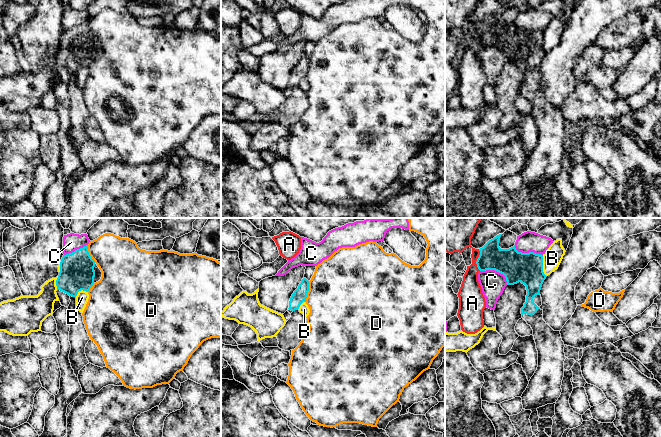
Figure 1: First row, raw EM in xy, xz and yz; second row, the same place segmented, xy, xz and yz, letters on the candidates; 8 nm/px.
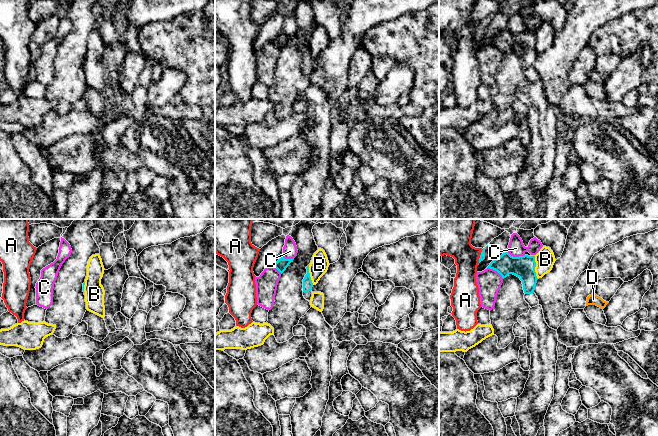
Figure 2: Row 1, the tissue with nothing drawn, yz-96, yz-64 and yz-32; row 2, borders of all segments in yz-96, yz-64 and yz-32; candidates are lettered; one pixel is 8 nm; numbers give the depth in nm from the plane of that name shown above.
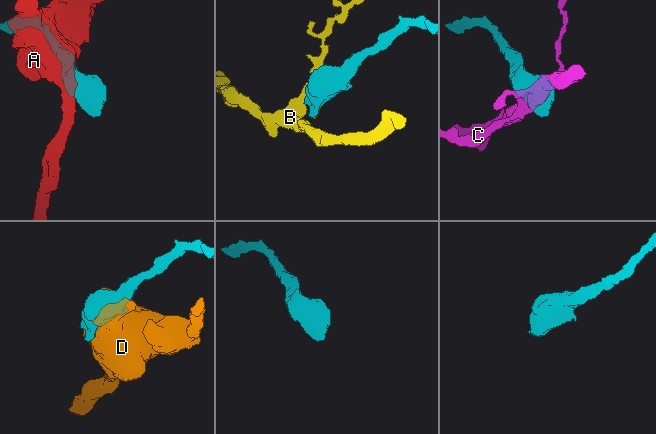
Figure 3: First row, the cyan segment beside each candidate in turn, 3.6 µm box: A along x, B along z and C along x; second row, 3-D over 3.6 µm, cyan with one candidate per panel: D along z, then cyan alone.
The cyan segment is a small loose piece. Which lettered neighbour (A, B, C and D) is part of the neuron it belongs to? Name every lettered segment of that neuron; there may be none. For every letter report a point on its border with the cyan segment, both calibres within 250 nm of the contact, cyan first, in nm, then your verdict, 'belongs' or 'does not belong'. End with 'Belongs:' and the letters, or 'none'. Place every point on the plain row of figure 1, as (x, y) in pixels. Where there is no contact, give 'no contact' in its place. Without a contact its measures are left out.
A: yz (477, 36) | 220/220 nm | does not belong
B: yz (542, 42) | 260/150 nm | does not belong
C: yz (496, 46) | 260/200 nm | does not belong
D: xz (308, 66) | 120/500 nm | does not belong
Belongs: none

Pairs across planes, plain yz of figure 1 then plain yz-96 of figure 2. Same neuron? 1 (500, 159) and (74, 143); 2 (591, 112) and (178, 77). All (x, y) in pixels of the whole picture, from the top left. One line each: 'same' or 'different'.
1: same
2: different

